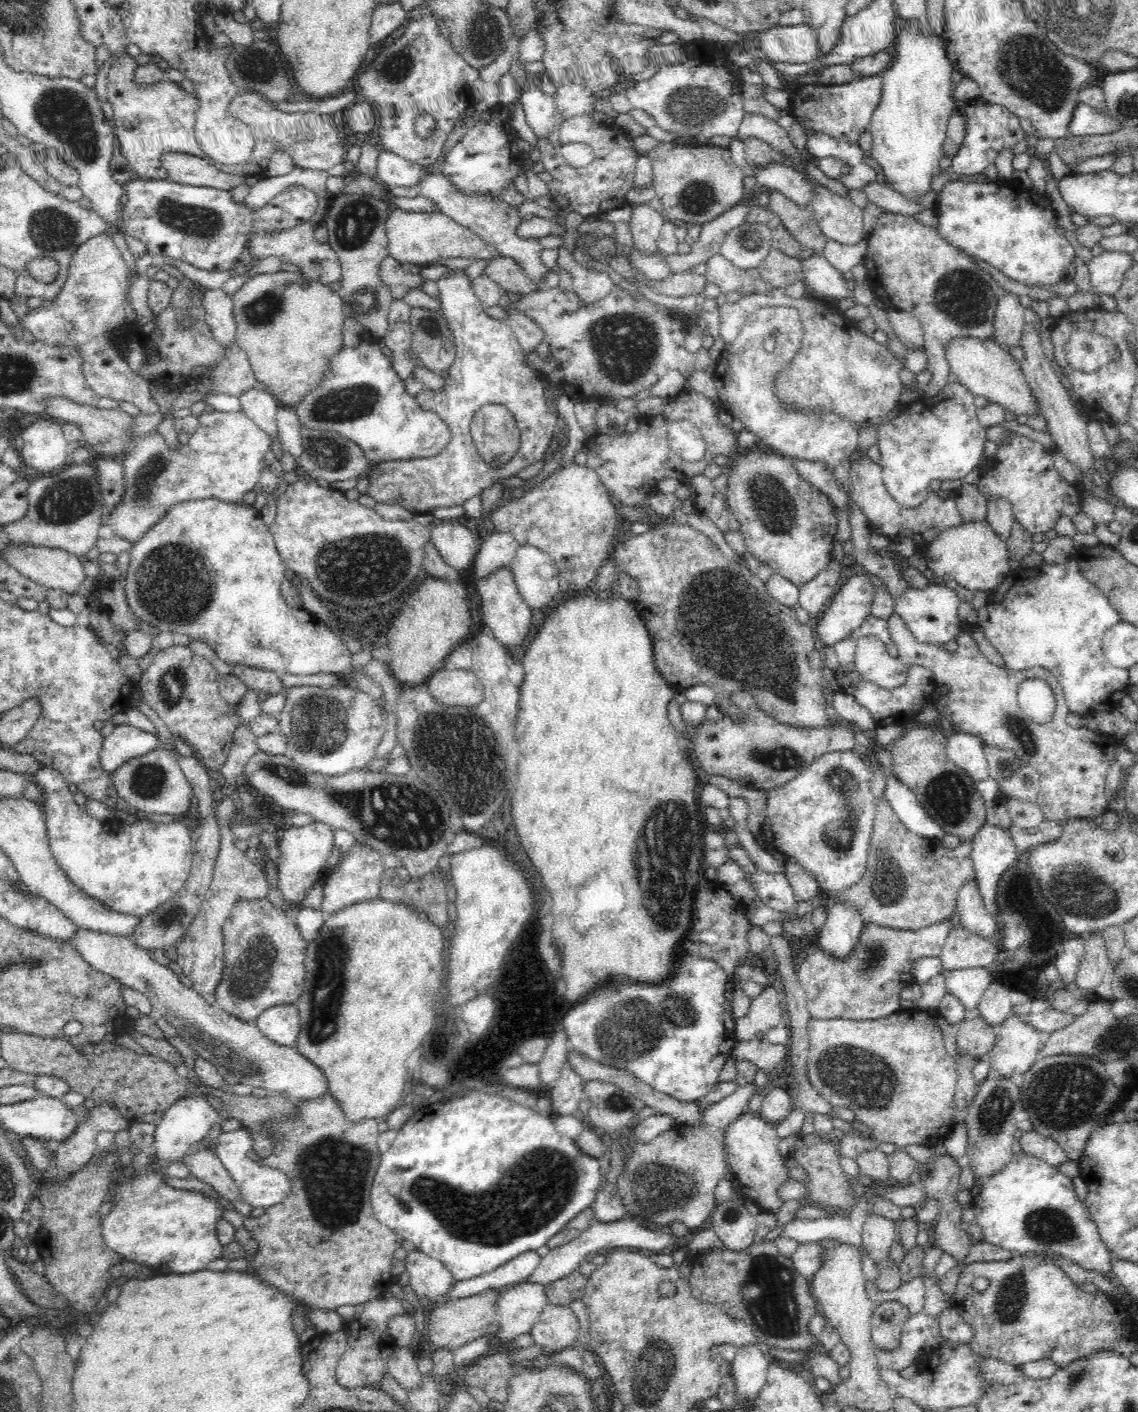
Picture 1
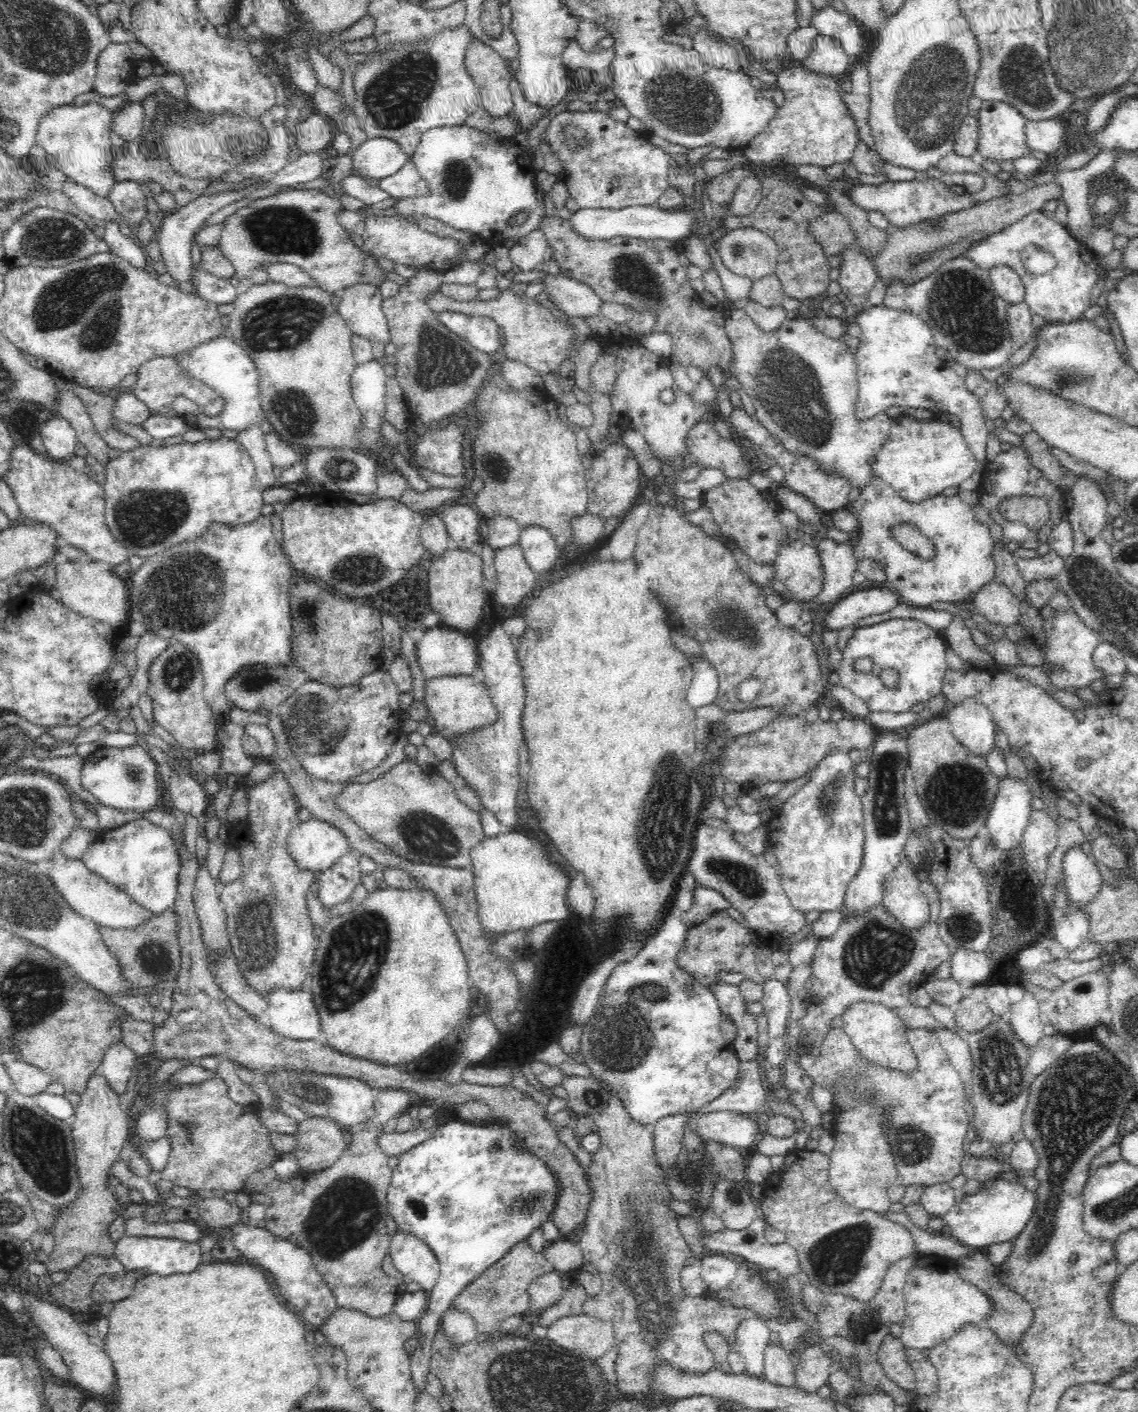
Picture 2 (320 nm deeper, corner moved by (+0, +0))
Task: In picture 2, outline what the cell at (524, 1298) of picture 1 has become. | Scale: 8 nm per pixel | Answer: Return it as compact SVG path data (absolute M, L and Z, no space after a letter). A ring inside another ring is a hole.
M554 1269L548 1274L539 1276L531 1286L528 1286L531 1302L526 1314L531 1322L536 1321L536 1318L540 1317L546 1308L554 1306L558 1300L562 1299L564 1286L562 1286L563 1278L560 1273Z

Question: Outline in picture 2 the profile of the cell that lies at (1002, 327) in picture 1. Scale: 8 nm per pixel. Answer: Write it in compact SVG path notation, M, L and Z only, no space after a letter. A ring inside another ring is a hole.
M994 265L988 269L993 289L1007 304L1025 300L1025 286L1018 273L1006 265Z

